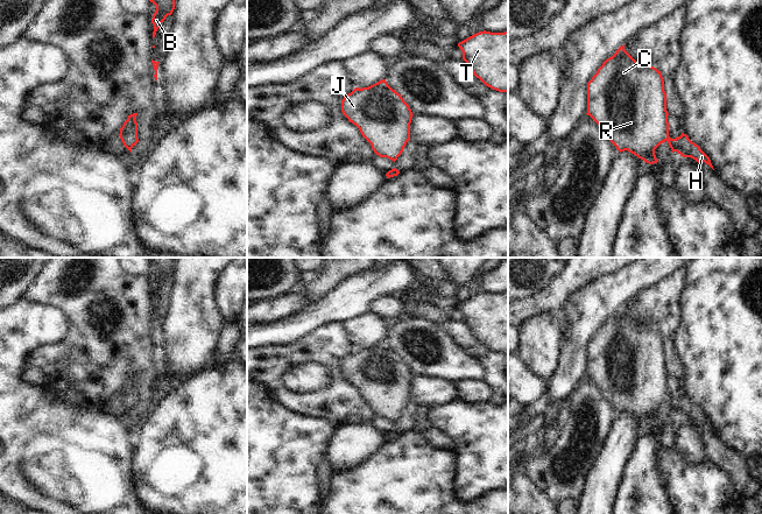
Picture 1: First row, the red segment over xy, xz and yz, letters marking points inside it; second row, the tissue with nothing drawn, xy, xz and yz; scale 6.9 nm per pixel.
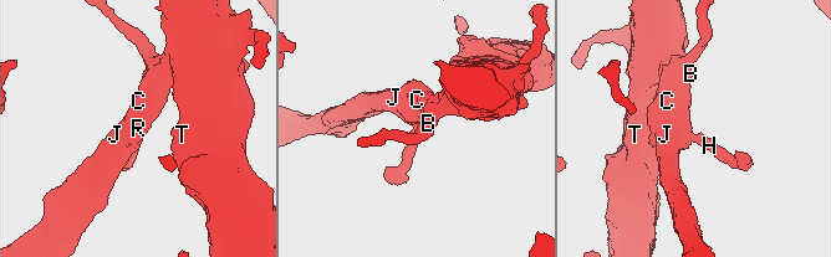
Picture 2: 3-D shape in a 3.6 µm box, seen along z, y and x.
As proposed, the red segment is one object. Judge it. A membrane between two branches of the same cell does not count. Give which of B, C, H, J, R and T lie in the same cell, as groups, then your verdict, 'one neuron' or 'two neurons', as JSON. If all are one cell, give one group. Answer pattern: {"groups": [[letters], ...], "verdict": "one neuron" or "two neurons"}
{"groups": [["B", "C", "H", "J", "R", "T"]], "verdict": "one neuron"}

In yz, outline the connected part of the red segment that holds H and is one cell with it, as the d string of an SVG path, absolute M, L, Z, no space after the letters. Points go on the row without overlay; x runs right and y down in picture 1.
M625 305L602 324L587 344L586 375L599 386L620 414L628 411L644 423L654 425L658 423L655 410L666 402L672 414L677 413L680 417L691 418L698 424L705 423L713 430L710 418L686 395L682 394L676 400L669 397L669 374L662 335L651 326L637 324L625 311Z

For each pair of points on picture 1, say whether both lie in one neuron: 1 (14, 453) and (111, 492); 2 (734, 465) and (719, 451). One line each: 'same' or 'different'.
1: same
2: same

